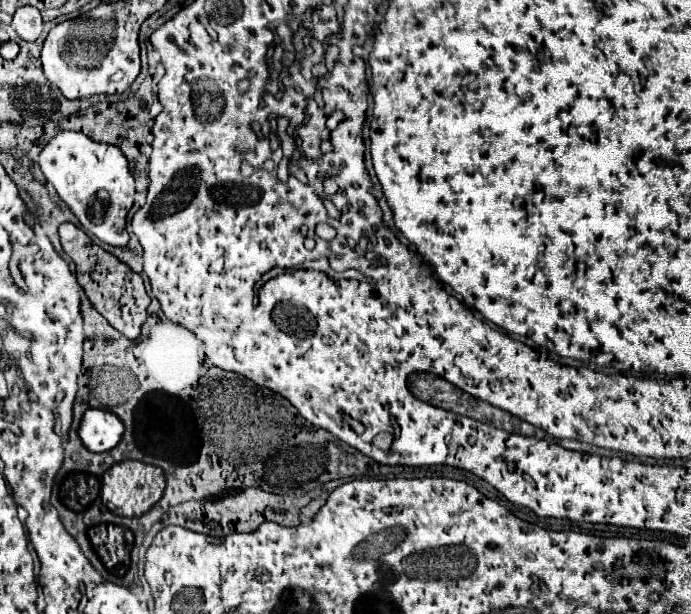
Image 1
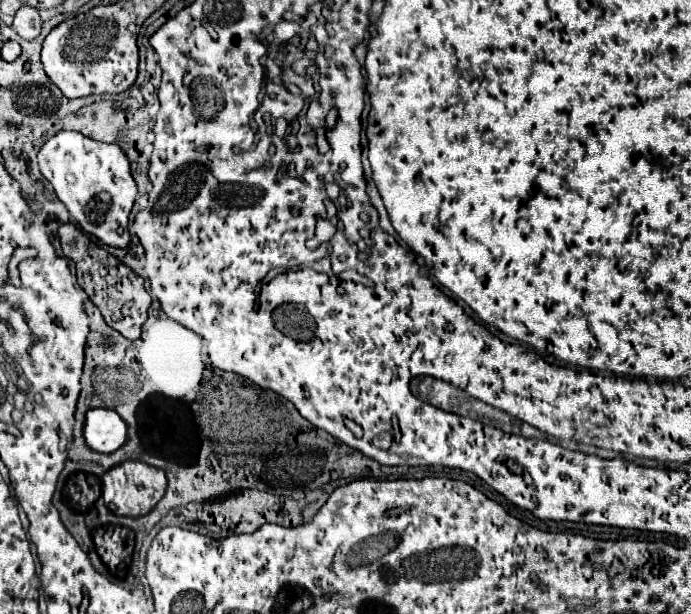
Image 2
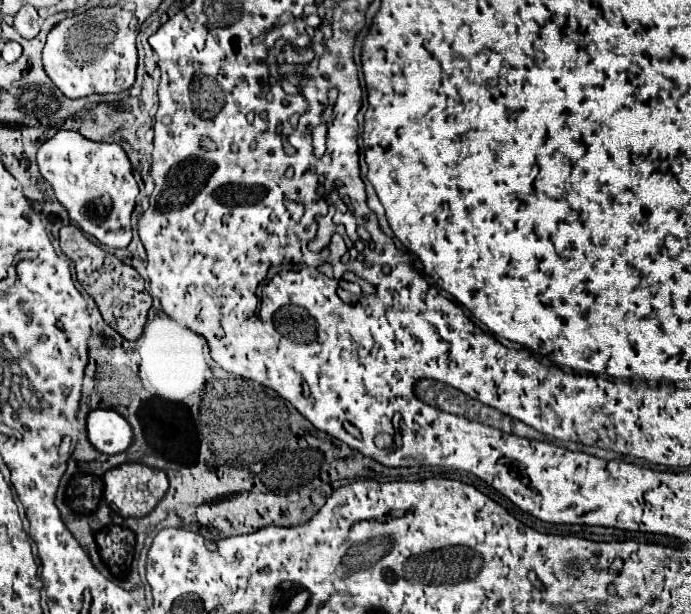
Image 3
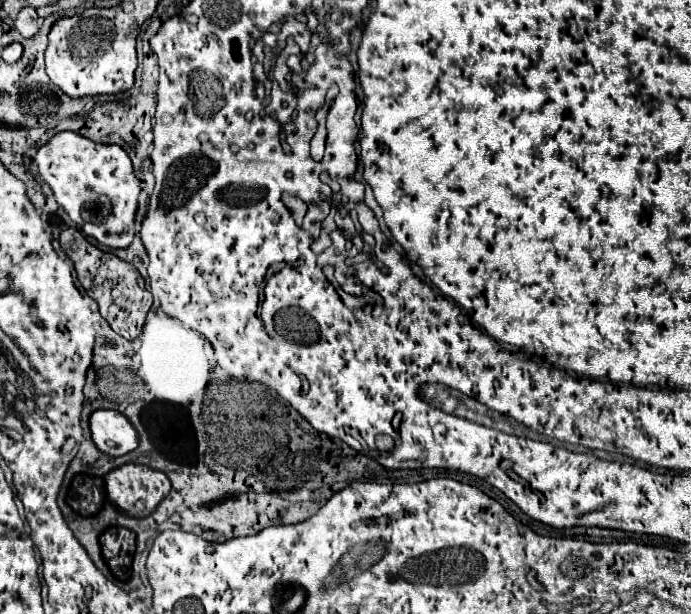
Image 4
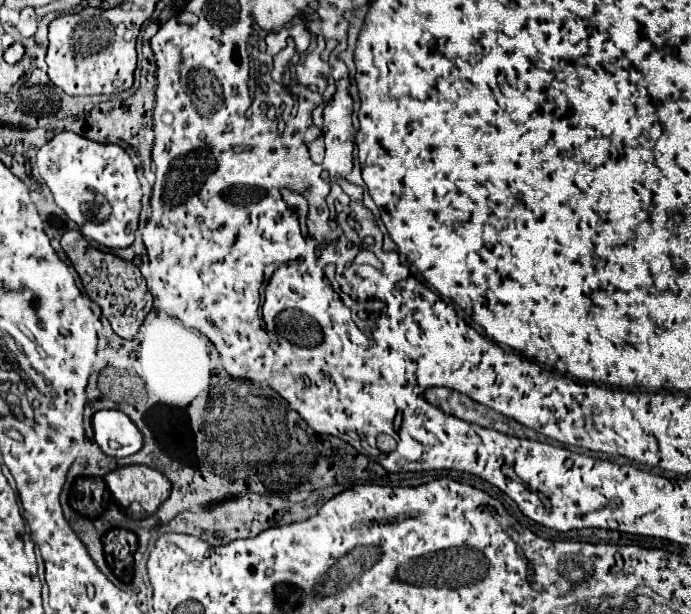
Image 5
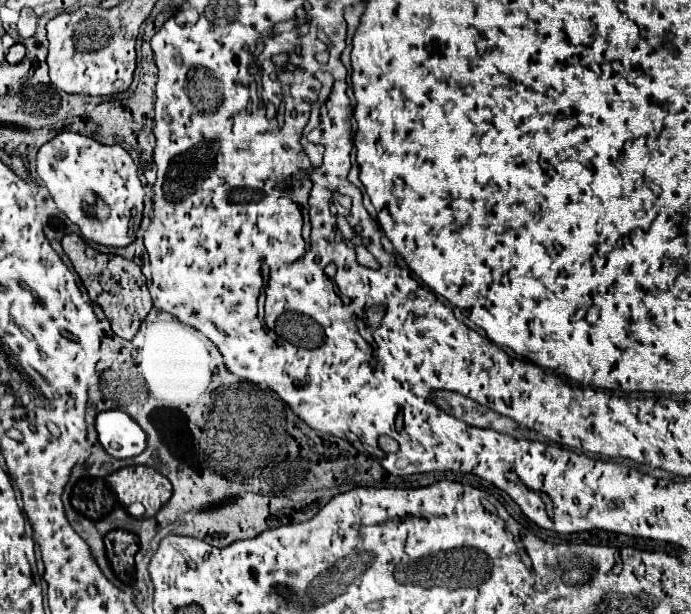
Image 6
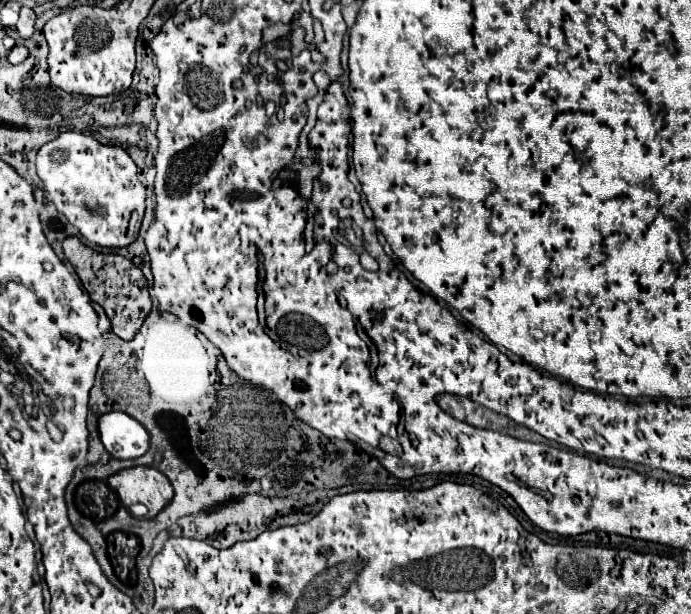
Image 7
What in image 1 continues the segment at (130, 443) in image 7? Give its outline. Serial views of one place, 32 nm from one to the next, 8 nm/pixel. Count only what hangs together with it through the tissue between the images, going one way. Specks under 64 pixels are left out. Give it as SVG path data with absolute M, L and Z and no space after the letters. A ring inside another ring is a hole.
M90 408L78 426L78 436L90 452L106 452L122 440L124 424L112 412Z

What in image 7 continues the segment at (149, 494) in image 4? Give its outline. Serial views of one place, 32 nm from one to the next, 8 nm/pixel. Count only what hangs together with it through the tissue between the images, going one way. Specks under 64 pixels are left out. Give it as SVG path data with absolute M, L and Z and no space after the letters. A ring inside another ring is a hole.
M150 466L124 468L110 476L108 484L118 494L124 508L130 508L136 502L144 504L148 508L148 518L154 518L174 494L166 476Z

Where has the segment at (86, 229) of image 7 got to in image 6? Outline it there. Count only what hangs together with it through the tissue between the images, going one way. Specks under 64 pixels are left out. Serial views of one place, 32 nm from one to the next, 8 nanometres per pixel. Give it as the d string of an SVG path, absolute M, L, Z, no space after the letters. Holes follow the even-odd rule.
M60 132L54 140L46 142L38 150L36 168L38 168L38 176L48 186L56 206L80 228L80 234L86 240L108 246L108 248L124 248L134 242L136 230L138 230L138 224L142 218L142 208L144 208L144 188L138 180L138 166L134 164L134 160L122 146L118 146L118 144L106 146L106 144L100 144L82 134ZM98 202L108 206L106 216L104 216L104 212L98 214Z

